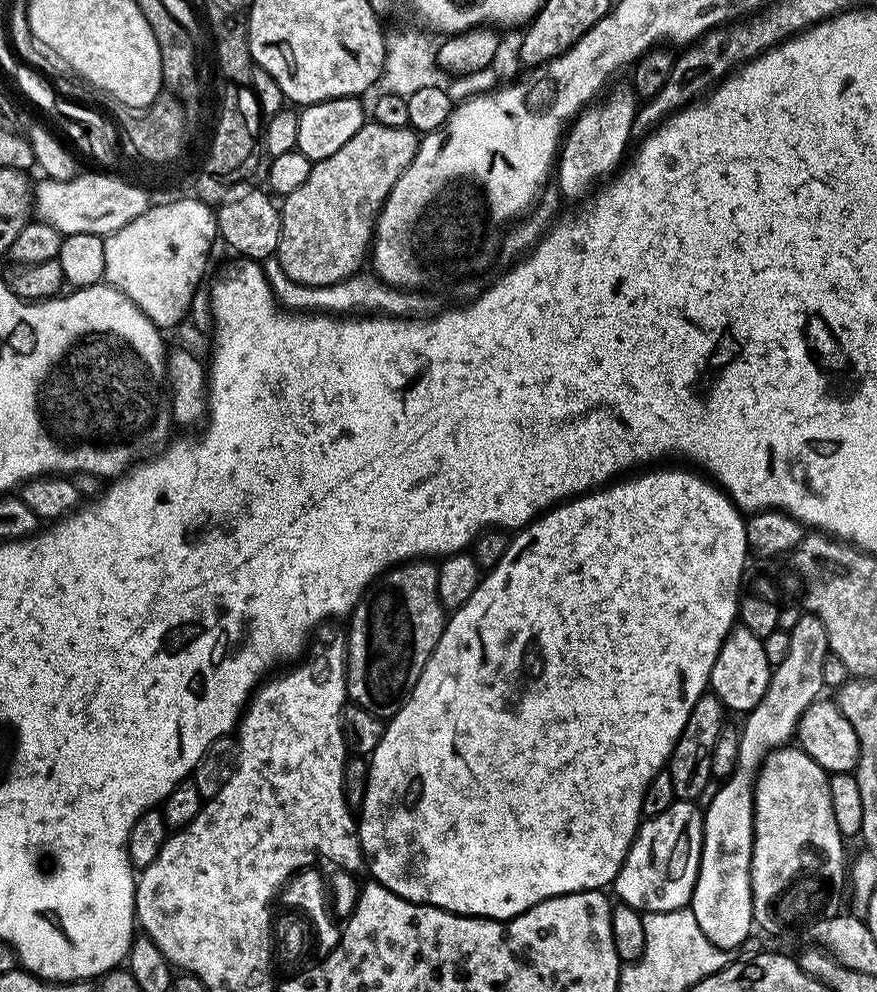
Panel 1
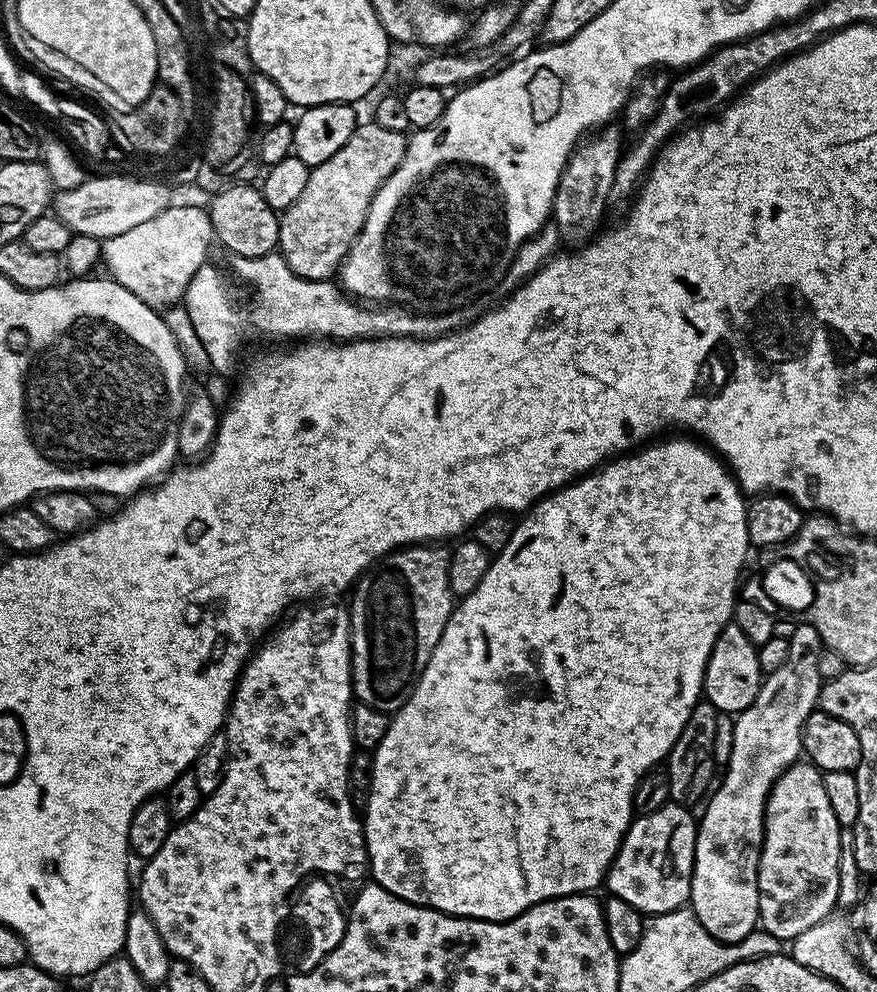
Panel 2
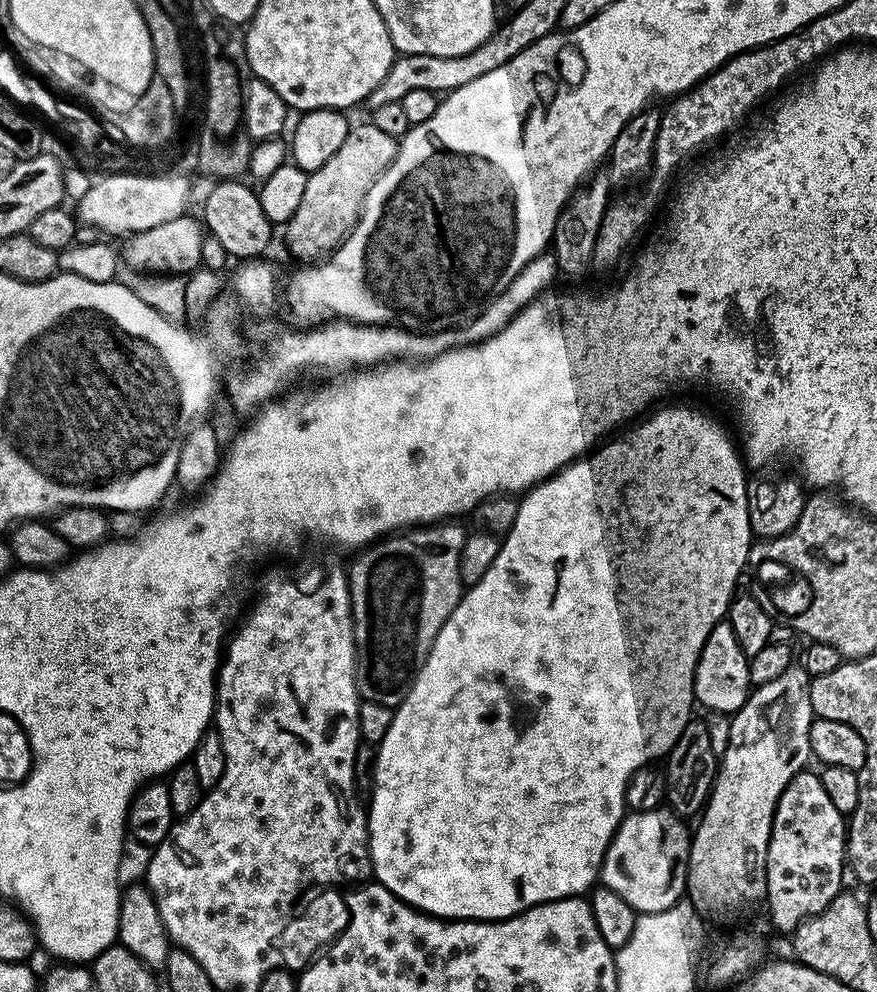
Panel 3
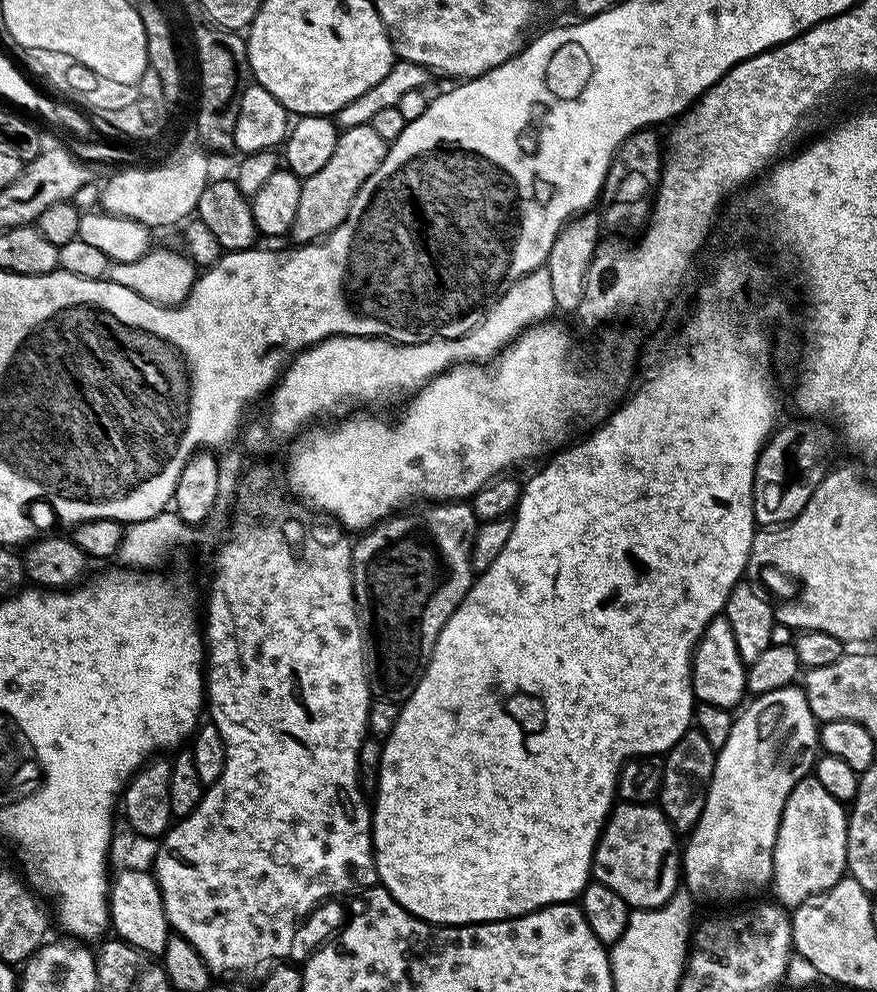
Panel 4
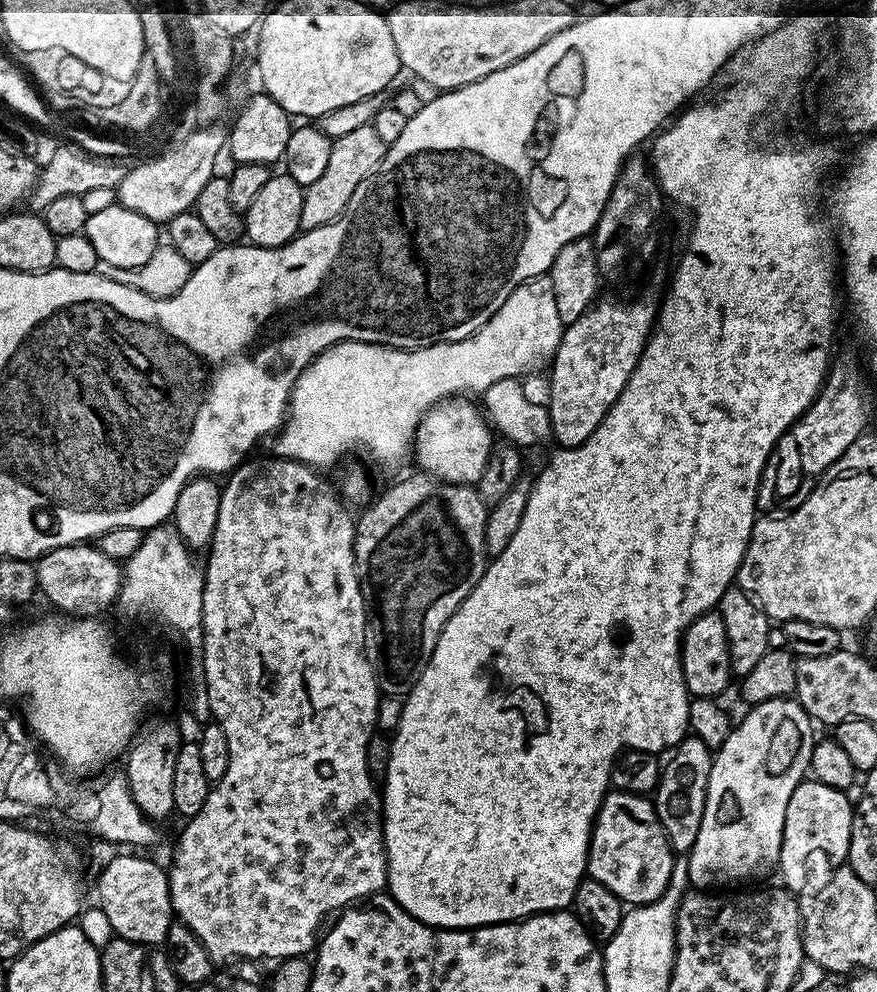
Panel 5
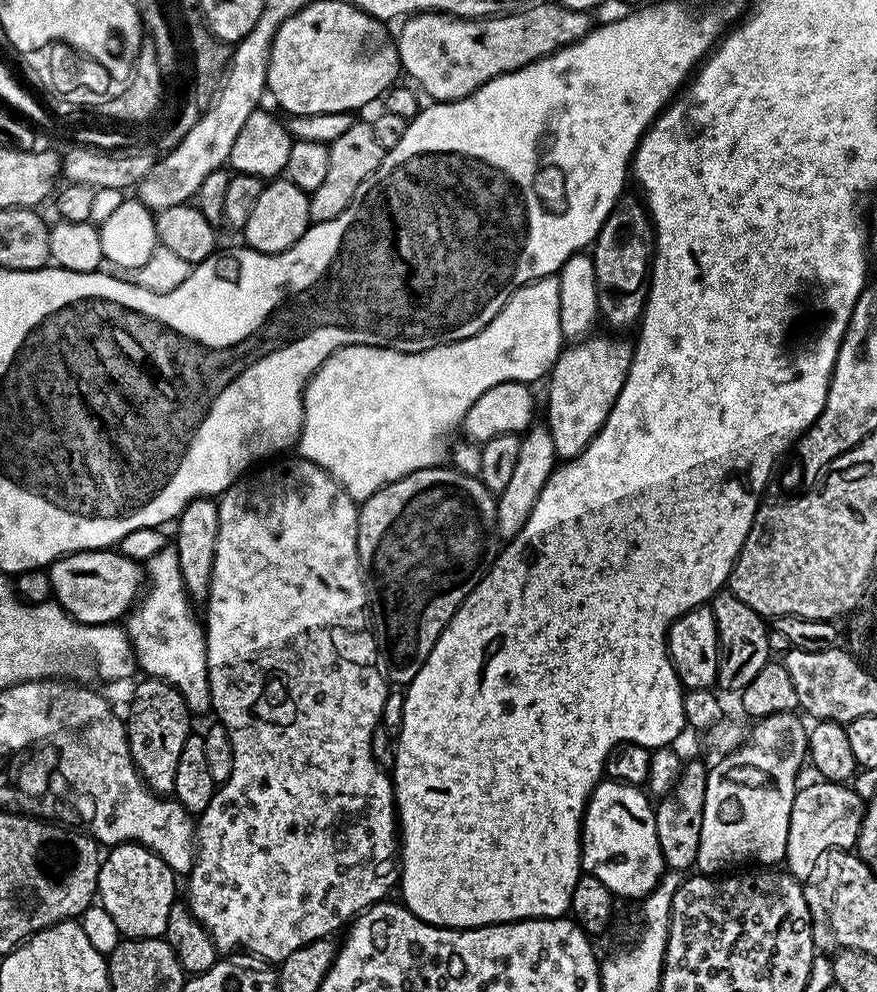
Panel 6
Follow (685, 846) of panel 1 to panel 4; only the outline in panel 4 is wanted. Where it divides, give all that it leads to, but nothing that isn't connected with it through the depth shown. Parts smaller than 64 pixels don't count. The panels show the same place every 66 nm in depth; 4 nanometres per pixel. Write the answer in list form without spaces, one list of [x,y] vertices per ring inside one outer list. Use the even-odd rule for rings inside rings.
[[[617,803],[604,824],[604,833],[596,843],[596,852],[592,856],[592,876],[595,883],[610,886],[629,906],[642,908],[660,908],[678,890],[682,880],[682,848],[678,843],[678,833],[672,829],[664,817],[664,811],[655,803],[625,804]]]

